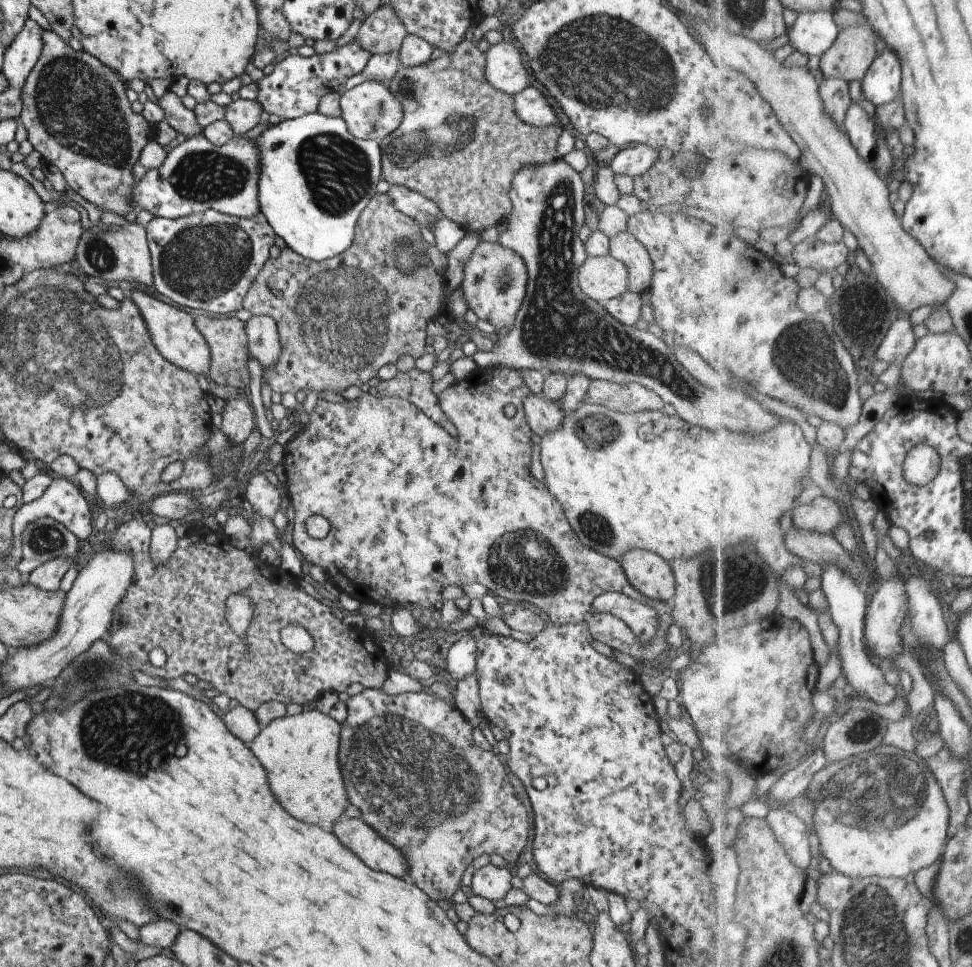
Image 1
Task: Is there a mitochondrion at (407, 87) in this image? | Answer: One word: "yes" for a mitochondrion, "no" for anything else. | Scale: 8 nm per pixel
yes

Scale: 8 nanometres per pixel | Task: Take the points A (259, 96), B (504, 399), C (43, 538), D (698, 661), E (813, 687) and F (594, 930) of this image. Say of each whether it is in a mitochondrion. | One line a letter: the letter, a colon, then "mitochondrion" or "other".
A: other
B: other
C: mitochondrion
D: other
E: other
F: other

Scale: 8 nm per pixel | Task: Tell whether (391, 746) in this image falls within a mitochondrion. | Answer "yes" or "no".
yes

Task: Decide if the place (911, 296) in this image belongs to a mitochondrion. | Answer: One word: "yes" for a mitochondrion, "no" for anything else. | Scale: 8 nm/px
no

